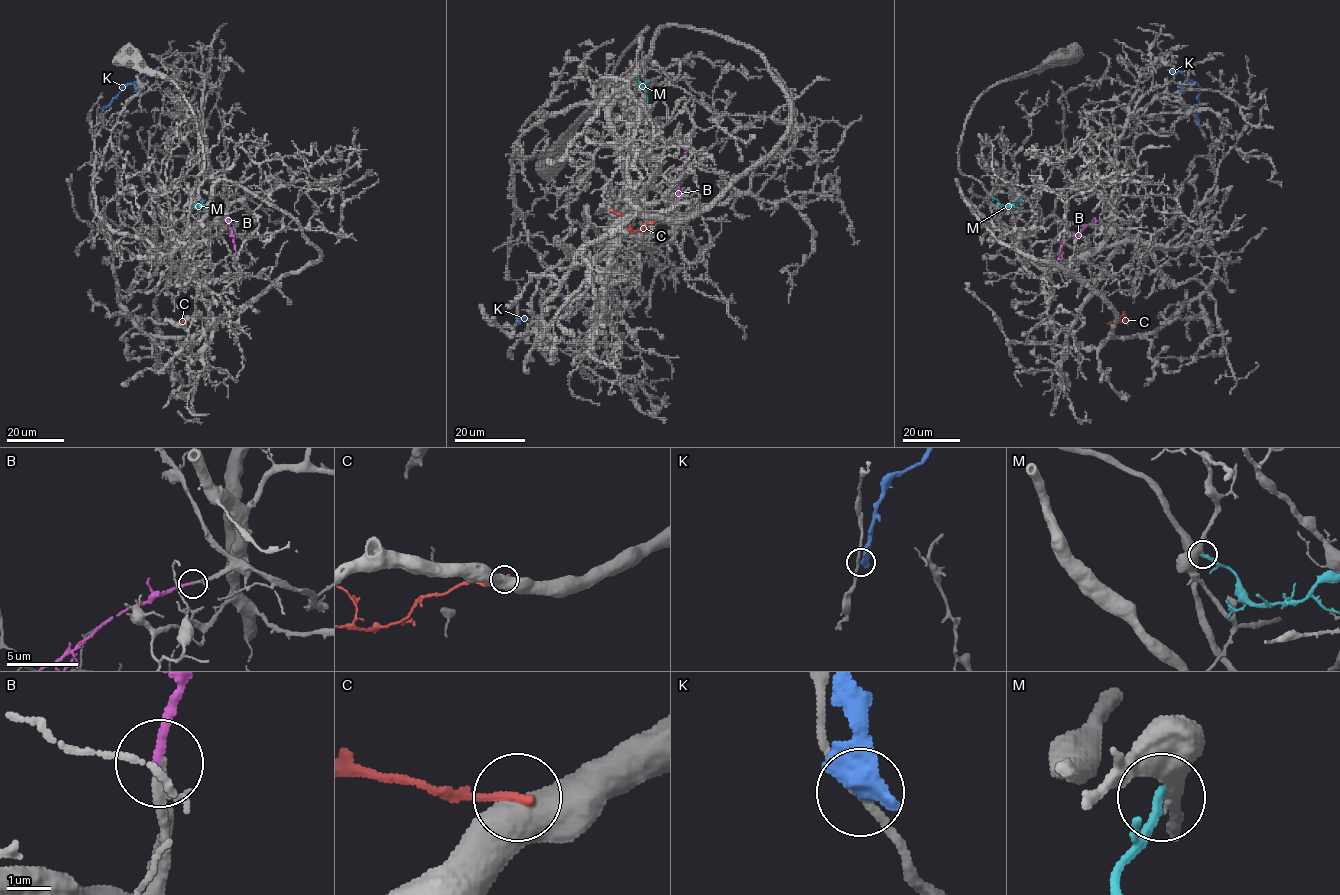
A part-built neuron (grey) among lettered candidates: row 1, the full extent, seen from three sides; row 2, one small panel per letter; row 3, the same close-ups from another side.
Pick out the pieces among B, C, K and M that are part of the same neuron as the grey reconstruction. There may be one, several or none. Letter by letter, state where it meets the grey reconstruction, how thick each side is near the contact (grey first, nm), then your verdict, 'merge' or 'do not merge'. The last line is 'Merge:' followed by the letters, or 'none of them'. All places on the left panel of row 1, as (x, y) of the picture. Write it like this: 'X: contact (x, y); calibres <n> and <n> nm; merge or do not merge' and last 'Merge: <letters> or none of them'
B: contact (227, 219); calibres 140 and 180 nm; merge
C: contact (219, 319); calibres 600 and 220 nm; do not merge
K: contact (97, 125); calibres 170 and 550 nm; do not merge
M: contact (197, 196); calibres 320 and 220 nm; do not merge
Merge: B

